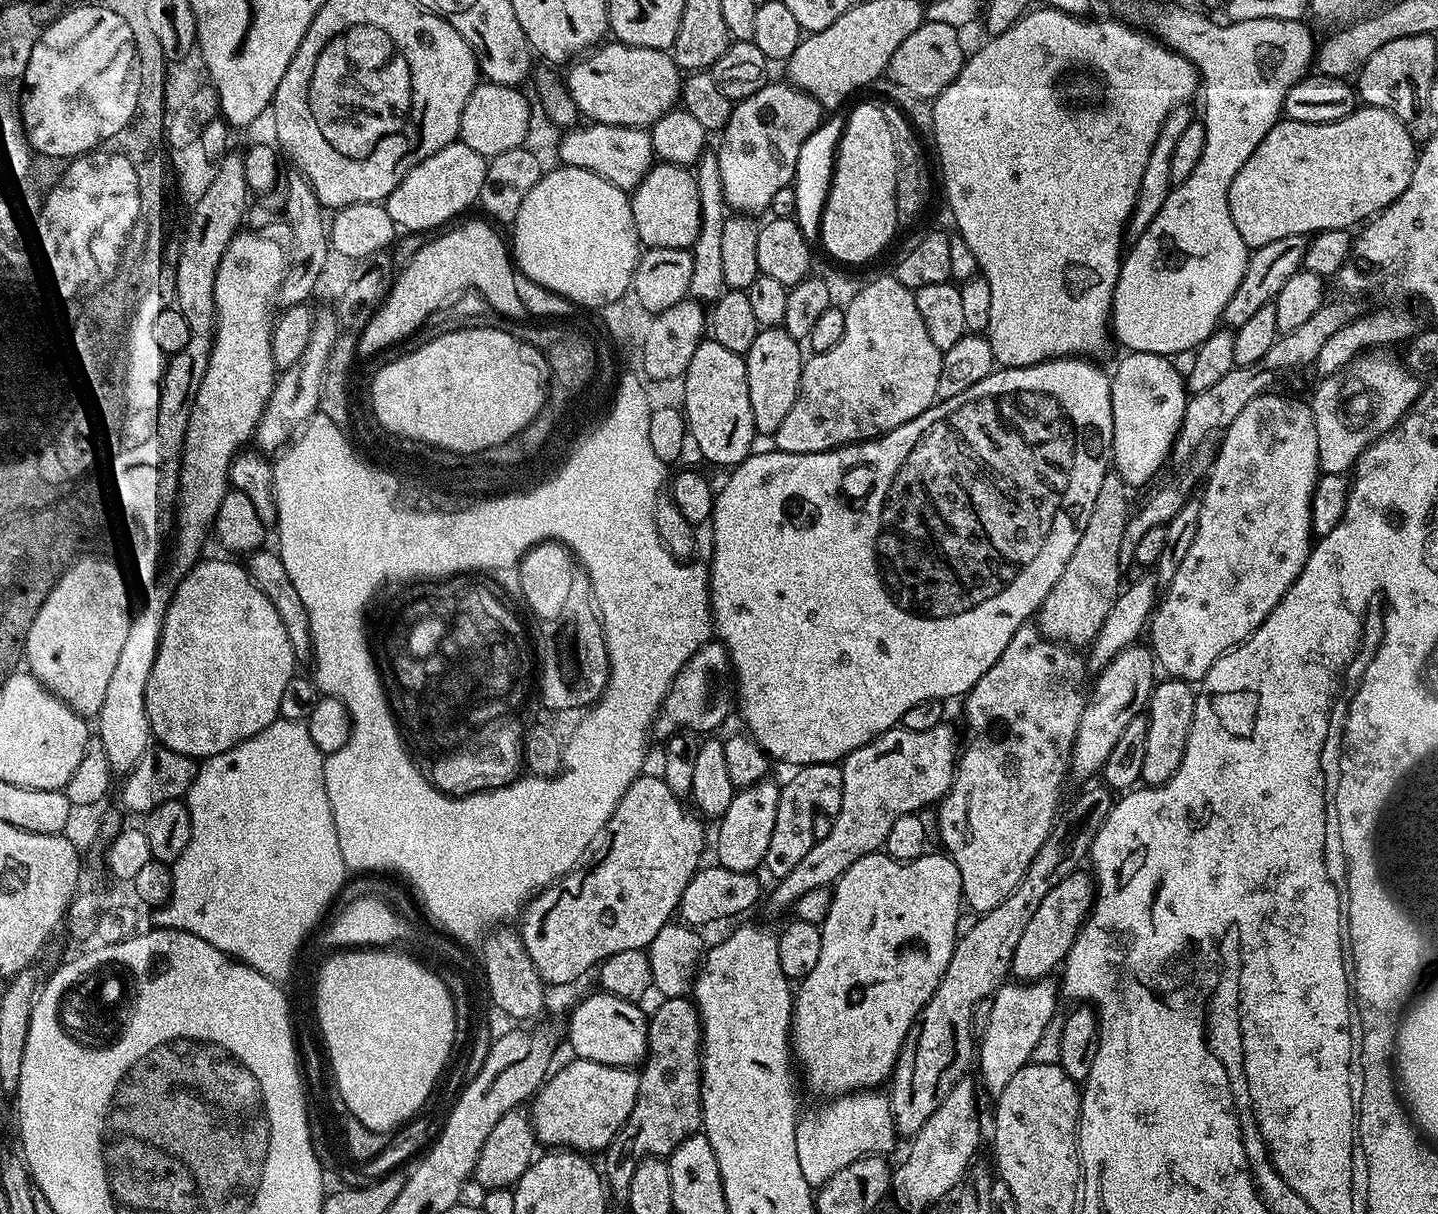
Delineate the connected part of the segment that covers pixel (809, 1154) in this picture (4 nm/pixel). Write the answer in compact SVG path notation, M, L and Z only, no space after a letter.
M880 1090L846 1092L829 1099L810 1116L803 1115L796 1125L796 1149L798 1163L802 1166L802 1178L813 1186L826 1183L842 1166L850 1166L863 1156L888 1154L898 1141L896 1124L892 1121L892 1102Z

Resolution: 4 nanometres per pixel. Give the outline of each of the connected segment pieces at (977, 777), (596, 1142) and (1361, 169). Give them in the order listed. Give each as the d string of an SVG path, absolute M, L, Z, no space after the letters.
M1025 622L1014 634L1014 638L1010 638L1010 642L1006 646L1006 650L1002 650L998 662L994 662L994 666L990 666L990 670L986 670L986 674L982 674L982 678L978 678L975 686L963 697L964 732L962 728L962 747L959 749L956 761L956 777L952 779L948 793L943 800L939 801L936 826L938 837L940 836L941 842L944 843L943 851L951 856L952 861L958 866L958 874L962 878L963 903L967 907L969 904L976 914L994 910L994 906L1006 902L1006 898L1010 898L1010 894L1014 894L1016 887L1024 881L1024 875L1030 862L1034 862L1038 850L1042 850L1042 846L1052 832L1052 827L1056 825L1058 813L1062 808L1060 795L1064 792L1064 779L1067 781L1070 776L1074 738L1078 734L1078 724L1082 722L1086 703L1086 688L1083 688L1083 684L1084 676L1089 675L1089 670L1085 657L1081 654L1079 656L1076 652L1079 651L1075 647L1047 640L1035 623Z
M579 1058L569 1061L565 1068L557 1067L545 1079L540 1085L540 1091L531 1101L532 1127L536 1129L536 1138L541 1145L548 1144L544 1146L556 1150L575 1150L581 1154L599 1153L620 1133L620 1127L626 1122L626 1118L630 1118L630 1110L634 1110L634 1098L638 1094L640 1073L631 1067L606 1066Z
M1367 106L1357 107L1346 118L1329 124L1281 119L1270 134L1258 142L1258 150L1246 158L1246 166L1242 166L1234 182L1230 182L1230 218L1234 218L1238 234L1242 234L1249 249L1255 250L1270 246L1270 242L1278 242L1278 238L1307 237L1331 228L1351 229L1352 224L1359 225L1375 217L1384 208L1389 208L1406 186L1410 186L1418 144L1412 141L1408 128L1409 125L1390 110Z

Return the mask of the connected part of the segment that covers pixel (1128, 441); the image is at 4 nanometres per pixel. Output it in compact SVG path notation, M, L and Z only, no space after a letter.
M1128 352L1120 360L1120 365L1116 368L1116 373L1111 373L1112 381L1112 462L1111 467L1116 471L1122 479L1130 486L1136 484L1144 484L1147 480L1152 480L1156 476L1156 471L1163 466L1164 463L1169 463L1172 454L1172 445L1176 443L1176 437L1180 435L1180 427L1182 426L1182 418L1184 411L1188 405L1188 397L1190 395L1185 377L1180 375L1180 372L1173 366L1171 359L1167 356L1159 356L1158 354L1150 354L1149 352Z

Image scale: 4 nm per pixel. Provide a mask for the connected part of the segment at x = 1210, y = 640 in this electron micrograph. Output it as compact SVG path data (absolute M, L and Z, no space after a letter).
M1269 390L1263 396L1254 398L1246 402L1246 407L1242 409L1242 414L1230 422L1230 426L1222 433L1224 441L1220 444L1220 449L1216 452L1216 461L1212 464L1212 469L1208 472L1208 485L1204 488L1204 496L1199 497L1200 513L1198 514L1198 532L1194 534L1194 542L1190 542L1190 550L1186 553L1186 558L1182 561L1182 566L1178 566L1178 574L1174 574L1174 582L1163 589L1152 613L1150 621L1150 647L1153 656L1156 657L1159 667L1164 668L1169 677L1189 682L1199 682L1204 679L1205 674L1214 666L1217 658L1225 652L1232 651L1238 644L1244 643L1248 637L1262 626L1262 622L1278 606L1278 602L1290 590L1292 583L1302 574L1302 570L1308 561L1308 555L1312 553L1314 537L1312 534L1312 491L1316 485L1318 477L1321 475L1320 463L1318 462L1318 430L1314 422L1311 403L1307 399L1295 400L1292 396L1279 396L1276 390Z

